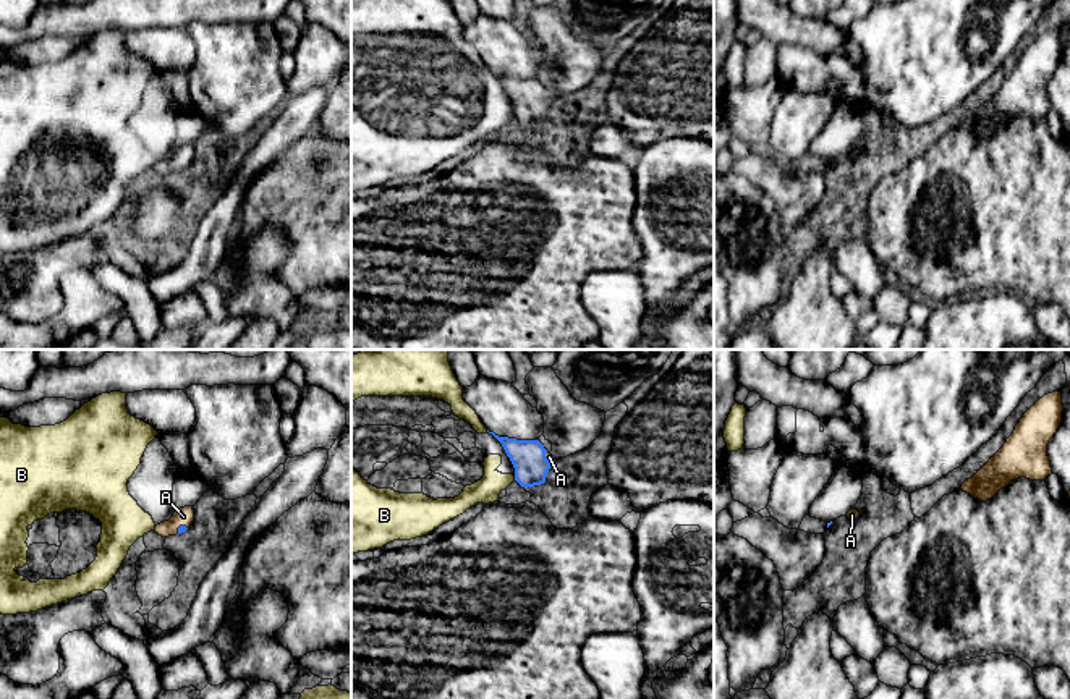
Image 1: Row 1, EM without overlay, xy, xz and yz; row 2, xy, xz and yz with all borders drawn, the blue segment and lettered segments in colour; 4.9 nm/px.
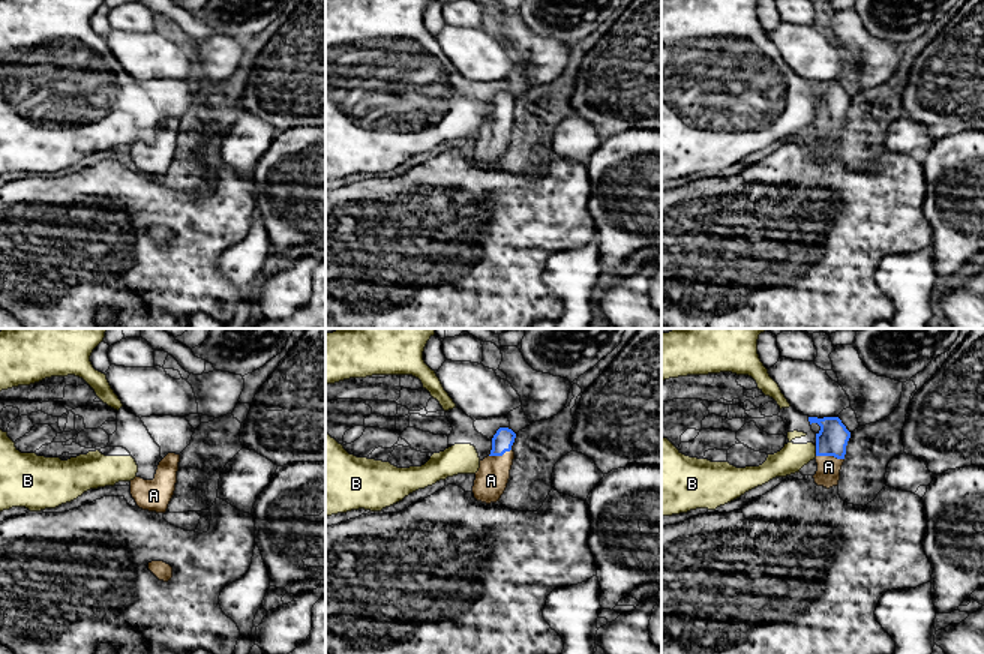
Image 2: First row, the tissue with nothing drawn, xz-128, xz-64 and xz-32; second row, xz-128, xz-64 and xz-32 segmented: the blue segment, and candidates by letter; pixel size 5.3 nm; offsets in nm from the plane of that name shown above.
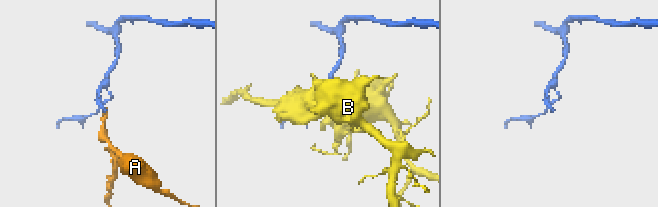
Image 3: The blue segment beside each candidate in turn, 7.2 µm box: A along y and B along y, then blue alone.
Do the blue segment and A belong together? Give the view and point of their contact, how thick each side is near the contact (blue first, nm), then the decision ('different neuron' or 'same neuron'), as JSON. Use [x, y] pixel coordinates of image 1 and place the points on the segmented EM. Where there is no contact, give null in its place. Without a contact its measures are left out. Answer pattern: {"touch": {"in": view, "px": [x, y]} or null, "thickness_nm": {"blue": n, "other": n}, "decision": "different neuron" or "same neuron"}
{"touch": {"in": "xy", "px": [180, 526]}, "thickness_nm": {"blue": 30, "other": 90}, "decision": "same neuron"}

